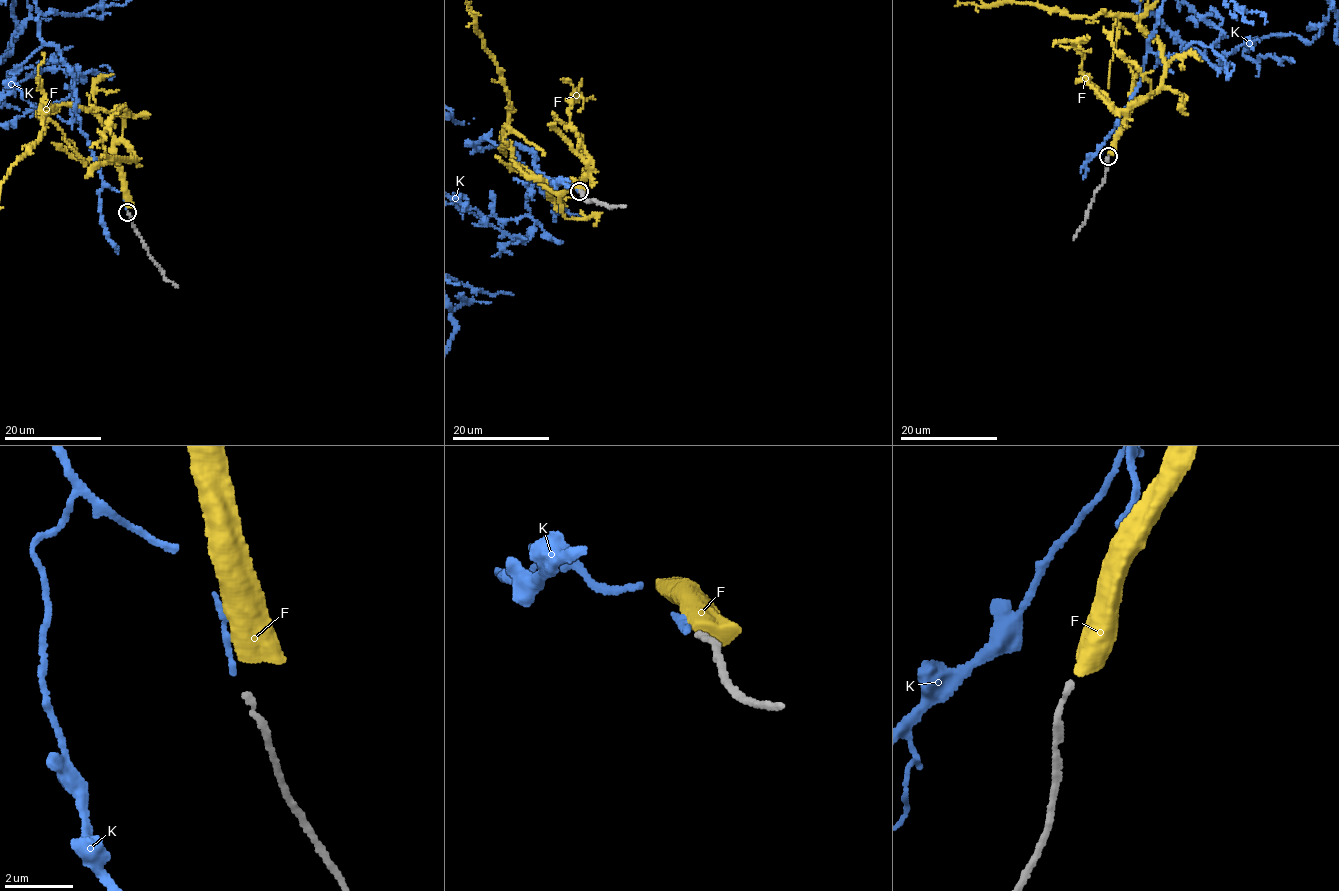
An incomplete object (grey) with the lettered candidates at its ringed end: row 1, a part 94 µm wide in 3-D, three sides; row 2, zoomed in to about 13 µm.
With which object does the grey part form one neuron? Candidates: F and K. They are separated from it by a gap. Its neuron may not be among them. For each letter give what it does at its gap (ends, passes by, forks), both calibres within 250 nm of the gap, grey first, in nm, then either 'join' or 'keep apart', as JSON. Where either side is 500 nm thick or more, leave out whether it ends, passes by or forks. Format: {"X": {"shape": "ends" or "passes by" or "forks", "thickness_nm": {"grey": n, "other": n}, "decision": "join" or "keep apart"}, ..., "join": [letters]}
{"F": {"thickness_nm": {"grey": 160, "other": 600}, "decision": "keep apart"}, "K": {"shape": "ends", "thickness_nm": {"grey": 160, "other": 150}, "decision": "join"}, "join": ["K"]}

